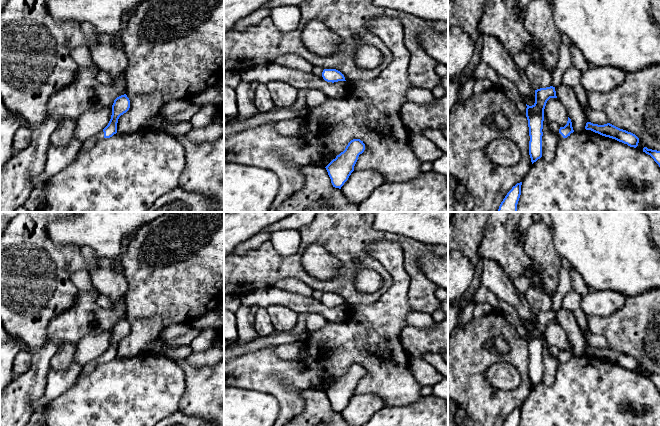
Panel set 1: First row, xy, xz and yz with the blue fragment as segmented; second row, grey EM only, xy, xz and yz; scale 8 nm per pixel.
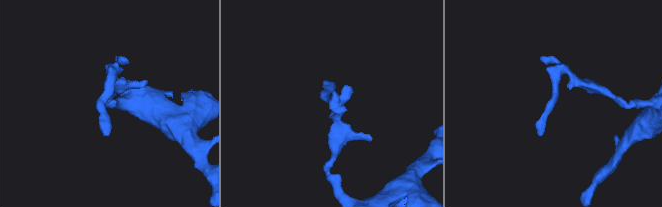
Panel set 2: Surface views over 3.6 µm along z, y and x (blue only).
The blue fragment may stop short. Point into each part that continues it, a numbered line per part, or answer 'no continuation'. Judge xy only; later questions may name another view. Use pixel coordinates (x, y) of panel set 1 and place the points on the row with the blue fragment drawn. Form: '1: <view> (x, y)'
1: xy (89, 143)

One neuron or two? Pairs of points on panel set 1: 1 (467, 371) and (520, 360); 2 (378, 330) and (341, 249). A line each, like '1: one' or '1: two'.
1: one
2: two

